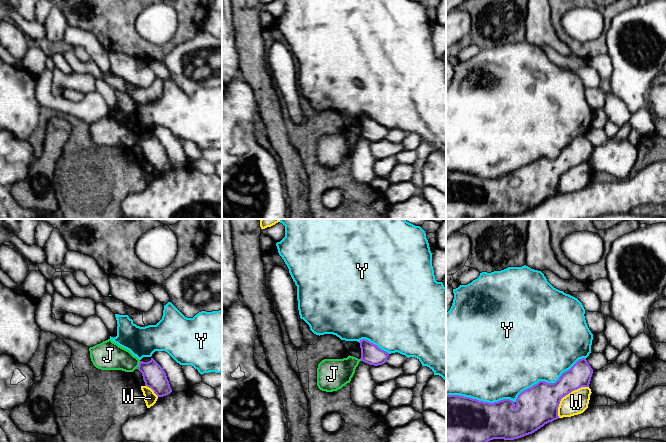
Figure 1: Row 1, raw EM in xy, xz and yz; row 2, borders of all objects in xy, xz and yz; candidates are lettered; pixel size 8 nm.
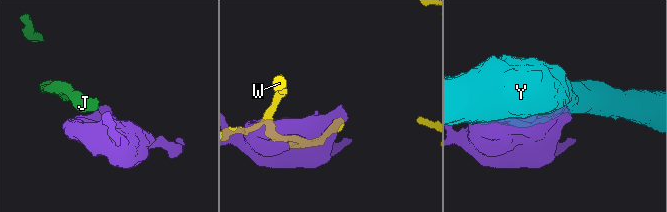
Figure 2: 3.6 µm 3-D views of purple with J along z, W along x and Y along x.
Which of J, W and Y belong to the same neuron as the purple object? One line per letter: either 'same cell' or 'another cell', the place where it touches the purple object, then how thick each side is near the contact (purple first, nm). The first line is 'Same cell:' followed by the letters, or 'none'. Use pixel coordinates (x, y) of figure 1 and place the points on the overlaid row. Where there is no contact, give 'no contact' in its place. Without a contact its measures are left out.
Same cell: none
J: another cell; meets purple in xy at (139, 365); 180 nm thick on the purple side, 220 nm on the other
W: another cell; meets purple in yz at (565, 395); 320 nm thick on the purple side, 190 nm on the other
Y: another cell; meets purple in yz at (549, 383); 320 nm thick on the purple side, 440 nm on the other

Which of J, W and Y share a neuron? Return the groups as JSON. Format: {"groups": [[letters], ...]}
{"groups": [["J"], ["W"], ["Y"]]}

